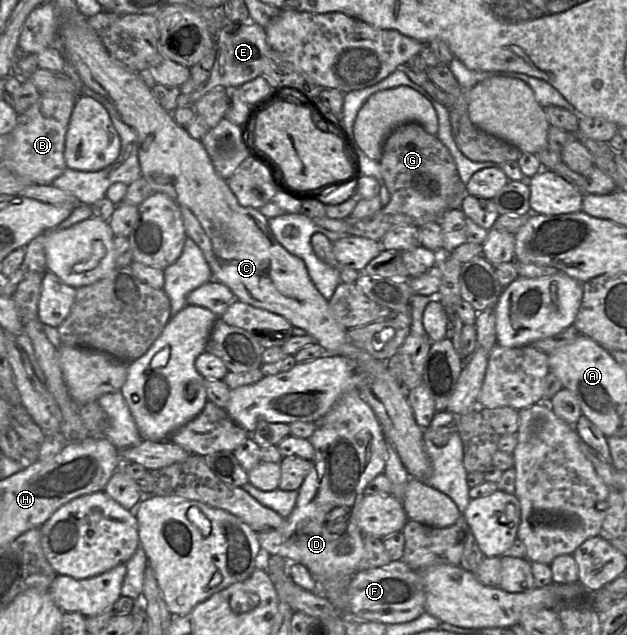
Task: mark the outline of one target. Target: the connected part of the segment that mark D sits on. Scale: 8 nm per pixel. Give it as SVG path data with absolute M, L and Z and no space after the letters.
M358 390L343 394L332 409L315 421L314 425L315 430L308 438L314 447L312 468L298 489L294 509L285 518L281 527L257 534L264 552L281 556L288 562L291 560L304 565L319 585L335 577L353 576L360 569L365 556L364 534L358 527L356 514L365 496L364 490L368 483L384 473L387 440L376 415L371 407L360 398Z

